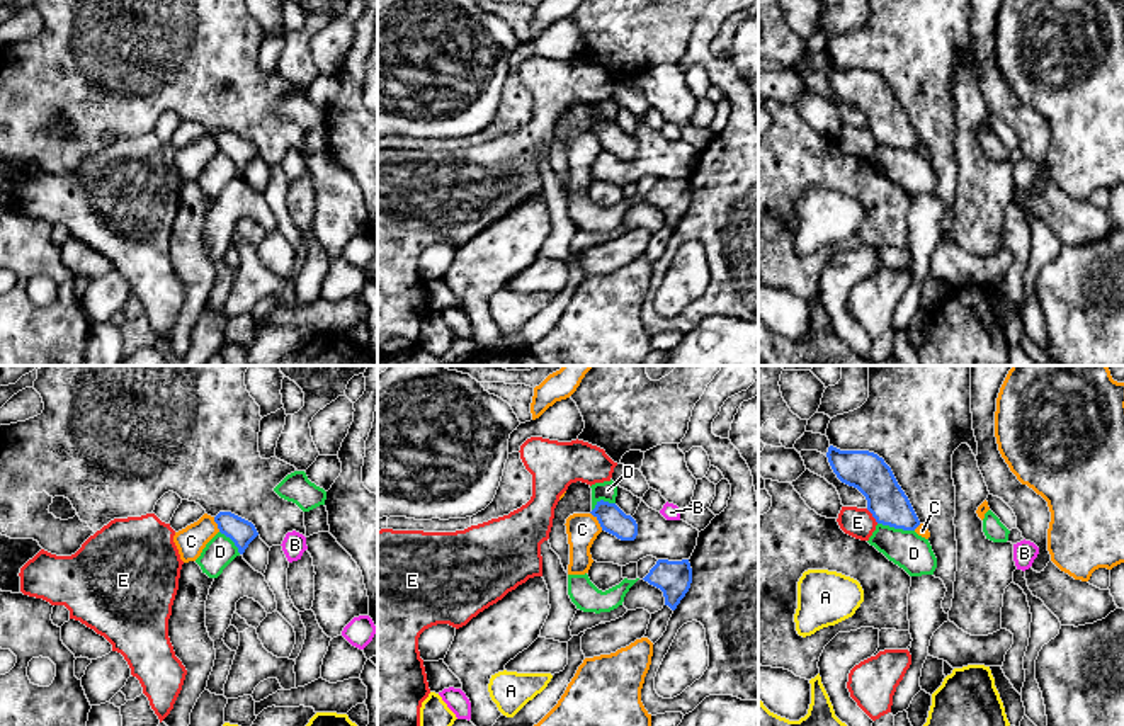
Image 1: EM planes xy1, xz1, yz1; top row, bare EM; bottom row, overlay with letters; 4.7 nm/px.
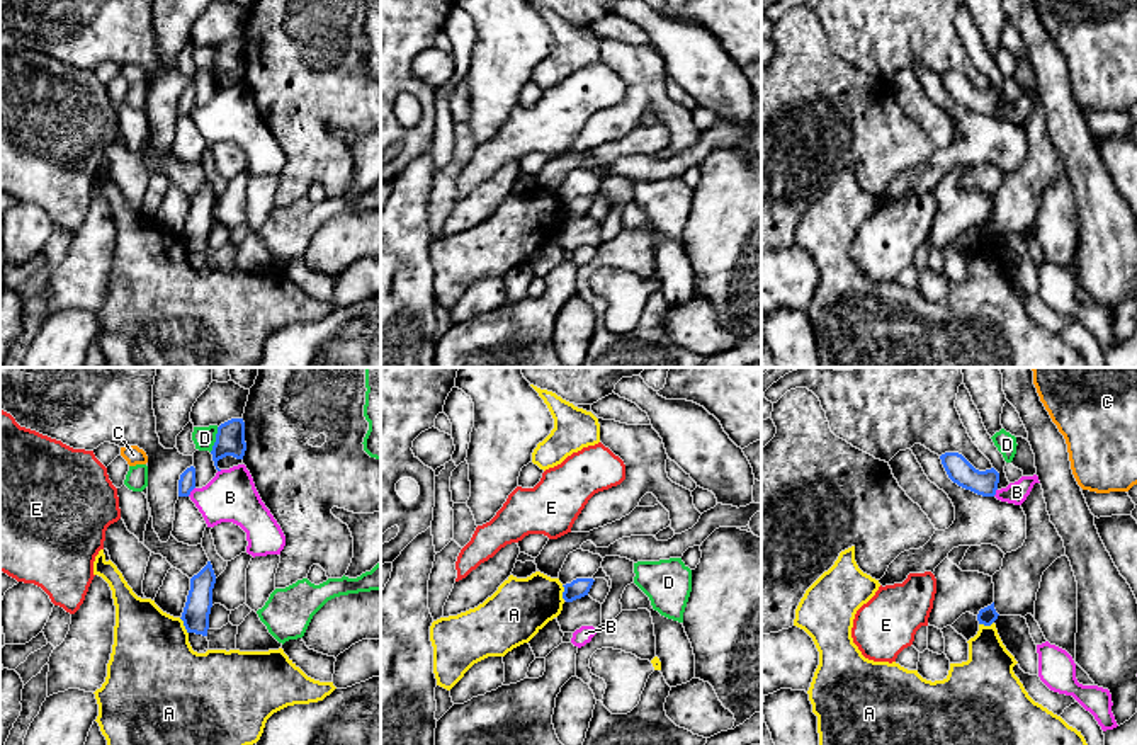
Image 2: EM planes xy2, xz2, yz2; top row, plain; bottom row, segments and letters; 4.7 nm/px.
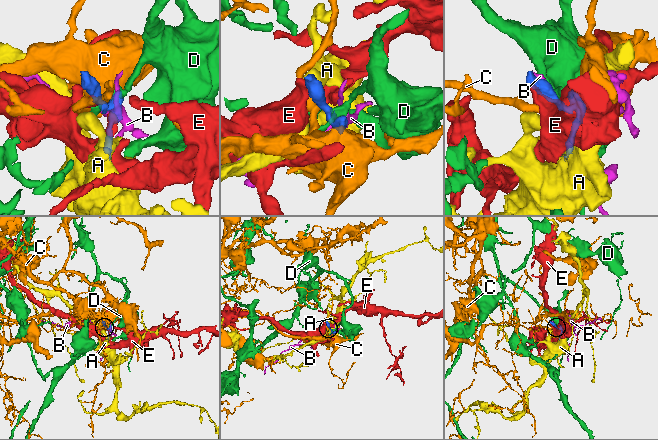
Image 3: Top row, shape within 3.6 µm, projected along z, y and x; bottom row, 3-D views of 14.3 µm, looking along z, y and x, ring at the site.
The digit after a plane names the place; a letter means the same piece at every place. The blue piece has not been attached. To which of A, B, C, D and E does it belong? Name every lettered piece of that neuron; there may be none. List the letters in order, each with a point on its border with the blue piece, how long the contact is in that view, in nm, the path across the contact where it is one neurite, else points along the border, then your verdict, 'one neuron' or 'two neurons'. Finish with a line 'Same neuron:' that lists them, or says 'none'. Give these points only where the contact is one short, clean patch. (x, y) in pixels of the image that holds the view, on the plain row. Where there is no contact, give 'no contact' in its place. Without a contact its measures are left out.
A: contact xy2 (184, 244); length 90 nm; border xy2 (179, 237), (187, 252); two neurons
B: contact xy2 (191, 109); length 60 nm; border xy2 (194, 106), (187, 114); two neurons
C: contact xz1 (597, 138); length 110 nm; border xz1 (590, 131), (602, 148); two neurons
D: contact yz1 (896, 147); length 180 nm; two neurons
E: contact yz1 (873, 135); length 90 nm; two neurons
Same neuron: none

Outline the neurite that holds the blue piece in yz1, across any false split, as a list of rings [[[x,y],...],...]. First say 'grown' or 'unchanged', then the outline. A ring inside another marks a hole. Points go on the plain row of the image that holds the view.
unchanged | [[[833,65],[826,71],[837,97],[857,107],[867,119],[867,129],[877,143],[903,150],[915,150],[920,139],[898,104],[891,87],[869,70],[840,70]]]

